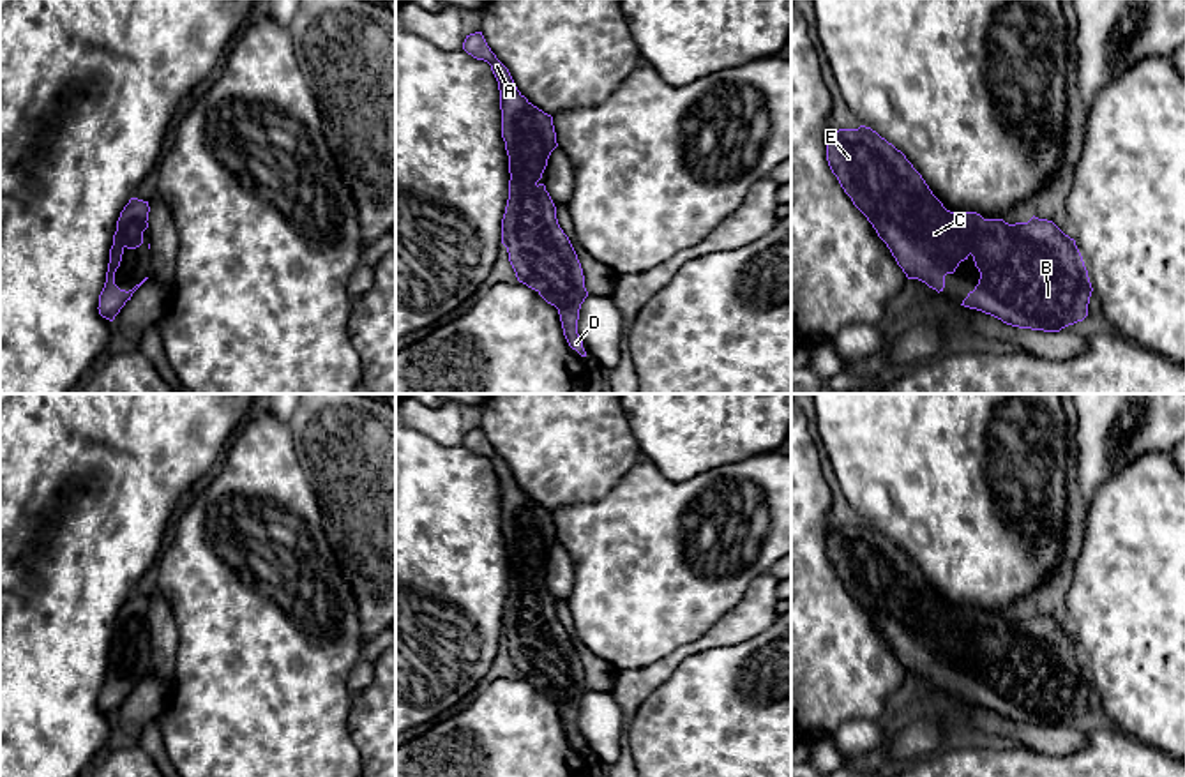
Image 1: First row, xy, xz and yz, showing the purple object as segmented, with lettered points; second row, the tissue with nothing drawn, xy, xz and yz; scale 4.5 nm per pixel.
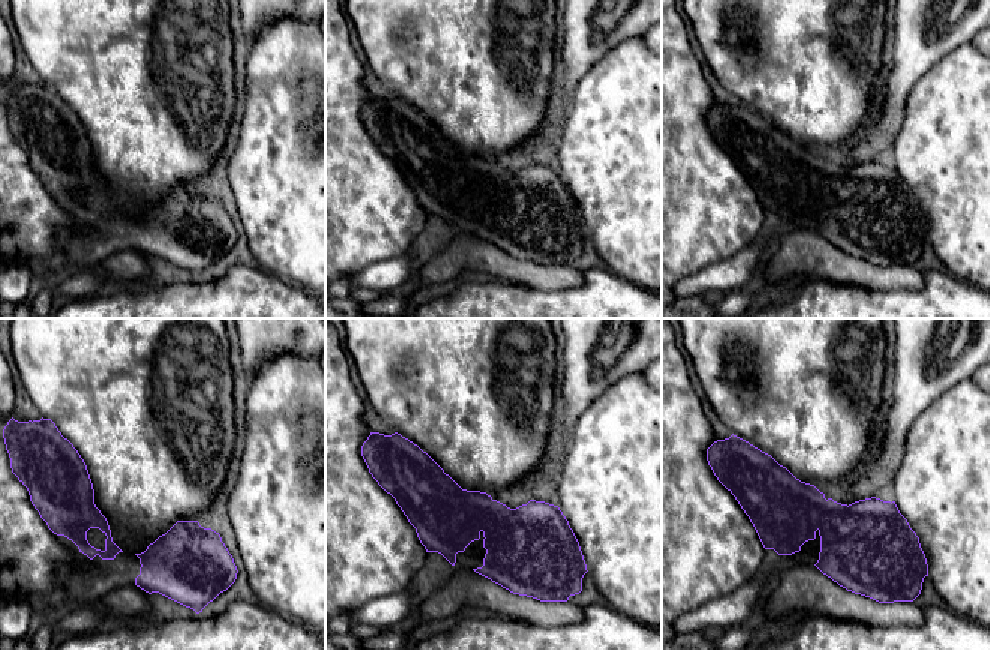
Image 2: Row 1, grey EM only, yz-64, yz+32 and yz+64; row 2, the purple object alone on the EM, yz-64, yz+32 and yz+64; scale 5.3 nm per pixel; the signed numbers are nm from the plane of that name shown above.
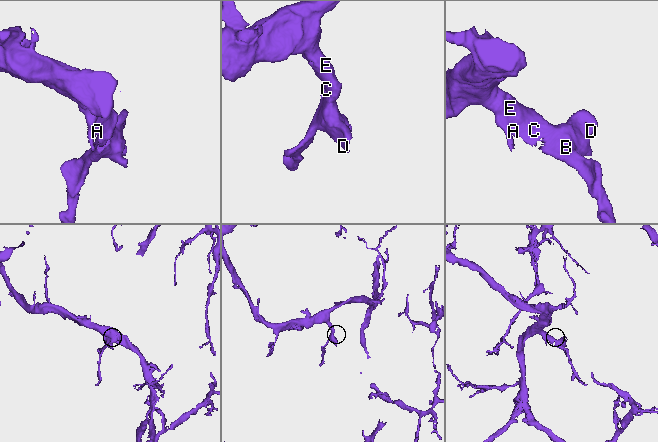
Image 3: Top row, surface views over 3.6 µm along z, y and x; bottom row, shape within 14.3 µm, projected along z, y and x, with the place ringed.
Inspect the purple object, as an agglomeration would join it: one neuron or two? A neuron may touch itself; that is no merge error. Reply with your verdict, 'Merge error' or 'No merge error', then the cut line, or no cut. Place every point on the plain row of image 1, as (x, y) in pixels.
No merge error. No split

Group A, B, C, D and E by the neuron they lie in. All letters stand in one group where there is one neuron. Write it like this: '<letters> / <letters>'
A B C D E

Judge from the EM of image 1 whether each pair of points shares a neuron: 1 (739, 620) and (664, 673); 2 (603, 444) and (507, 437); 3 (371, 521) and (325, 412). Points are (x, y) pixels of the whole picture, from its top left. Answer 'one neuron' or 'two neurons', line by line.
1: one neuron
2: one neuron
3: one neuron

